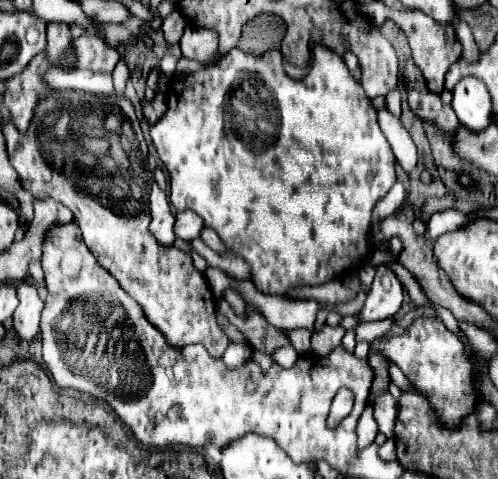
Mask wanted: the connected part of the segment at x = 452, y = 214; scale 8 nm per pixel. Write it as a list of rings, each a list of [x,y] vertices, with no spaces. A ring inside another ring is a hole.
[[[446,209],[436,212],[430,217],[426,231],[429,232],[431,238],[437,239],[440,235],[465,225],[467,219],[467,215],[458,210]]]

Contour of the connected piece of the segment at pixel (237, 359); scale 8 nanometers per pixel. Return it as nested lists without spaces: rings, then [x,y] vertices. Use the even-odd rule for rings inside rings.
[[[230,343],[230,347],[222,355],[222,361],[228,367],[240,367],[240,365],[244,365],[248,361],[248,349],[242,347],[242,345],[238,345],[238,343]]]

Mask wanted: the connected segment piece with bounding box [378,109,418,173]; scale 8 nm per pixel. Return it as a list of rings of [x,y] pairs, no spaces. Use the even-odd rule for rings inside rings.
[[[380,109],[378,117],[380,117],[380,127],[384,129],[386,137],[390,139],[390,145],[392,145],[392,151],[398,159],[398,165],[406,173],[410,173],[416,167],[416,161],[418,161],[416,143],[414,143],[410,131],[402,125],[400,117],[392,115],[388,109]]]

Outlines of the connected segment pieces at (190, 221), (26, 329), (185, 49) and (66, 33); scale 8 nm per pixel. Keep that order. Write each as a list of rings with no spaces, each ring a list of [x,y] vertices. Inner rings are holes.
[[[192,211],[176,213],[174,233],[176,233],[180,239],[191,241],[199,237],[202,227],[204,227],[204,221],[200,221],[200,217],[196,217],[196,213],[192,213]]]
[[[20,283],[18,287],[20,305],[14,313],[14,329],[20,339],[32,341],[40,331],[40,313],[44,309],[44,301],[38,295],[38,289],[30,283]]]
[[[188,25],[180,39],[180,49],[184,57],[194,59],[198,63],[208,63],[208,59],[214,59],[218,51],[216,31]]]
[[[48,23],[48,45],[46,53],[50,61],[56,61],[62,51],[68,49],[70,45],[70,29],[66,23]]]

